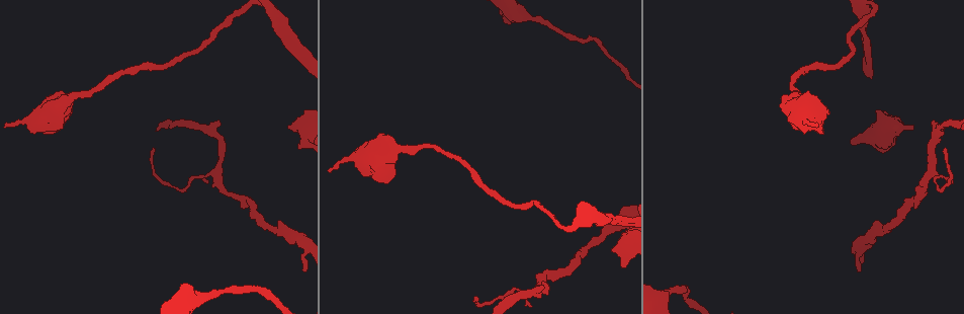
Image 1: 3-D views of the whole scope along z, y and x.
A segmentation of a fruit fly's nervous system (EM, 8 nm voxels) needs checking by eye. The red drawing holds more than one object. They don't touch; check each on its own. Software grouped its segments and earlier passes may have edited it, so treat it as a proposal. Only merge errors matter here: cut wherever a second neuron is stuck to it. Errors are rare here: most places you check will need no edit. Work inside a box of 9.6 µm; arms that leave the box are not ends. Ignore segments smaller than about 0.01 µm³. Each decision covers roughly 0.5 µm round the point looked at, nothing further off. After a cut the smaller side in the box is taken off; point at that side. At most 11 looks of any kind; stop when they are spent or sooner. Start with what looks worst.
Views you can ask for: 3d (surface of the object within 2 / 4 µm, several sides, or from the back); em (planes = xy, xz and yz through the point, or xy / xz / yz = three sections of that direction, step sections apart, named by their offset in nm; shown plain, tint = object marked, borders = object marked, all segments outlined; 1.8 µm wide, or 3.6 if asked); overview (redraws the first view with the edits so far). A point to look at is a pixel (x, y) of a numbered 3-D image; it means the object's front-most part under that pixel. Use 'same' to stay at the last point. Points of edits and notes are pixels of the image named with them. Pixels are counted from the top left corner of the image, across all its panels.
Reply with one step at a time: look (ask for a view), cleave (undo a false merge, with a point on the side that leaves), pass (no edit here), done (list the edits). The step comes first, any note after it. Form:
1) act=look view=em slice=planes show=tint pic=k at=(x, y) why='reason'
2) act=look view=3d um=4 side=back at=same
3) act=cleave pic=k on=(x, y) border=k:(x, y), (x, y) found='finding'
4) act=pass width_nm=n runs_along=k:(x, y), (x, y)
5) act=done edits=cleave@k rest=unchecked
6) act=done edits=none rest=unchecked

act=look view=3d um=4 pic=1 at=(302, 125) why='sudden change in width'

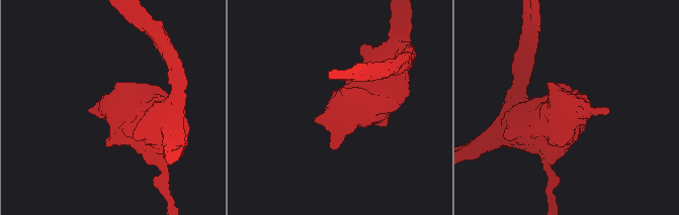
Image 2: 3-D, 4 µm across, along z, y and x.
act=look view=em slice=xz step=8 show=tint pic=2 at=(338, 118)

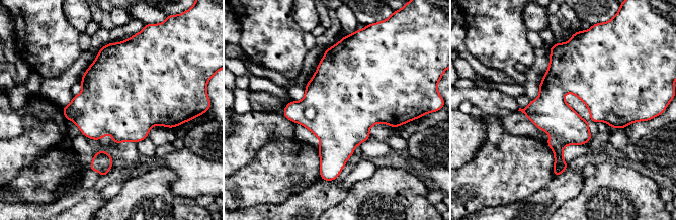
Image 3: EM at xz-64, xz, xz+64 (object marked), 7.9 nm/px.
act=look view=em slice=planes show=borders at=same

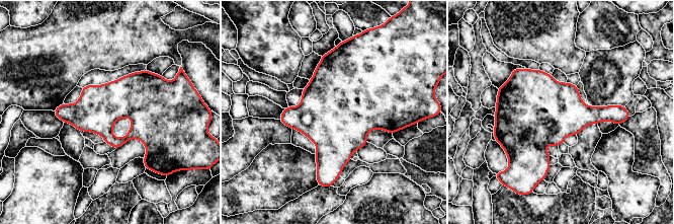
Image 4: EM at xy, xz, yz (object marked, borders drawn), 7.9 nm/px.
act=pass width_nm=340 found='all the same neuron'

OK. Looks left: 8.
act=look view=3d um=4 pic=1 at=(564, 230) why='abrupt turn'

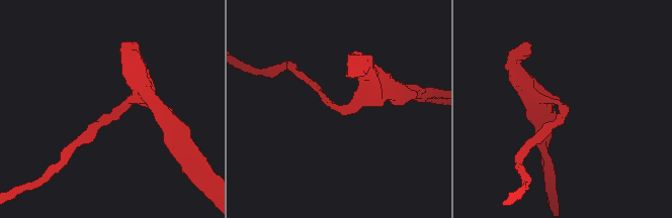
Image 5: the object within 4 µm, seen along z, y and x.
act=look view=em slice=planes show=plain pic=5 at=(564, 121)

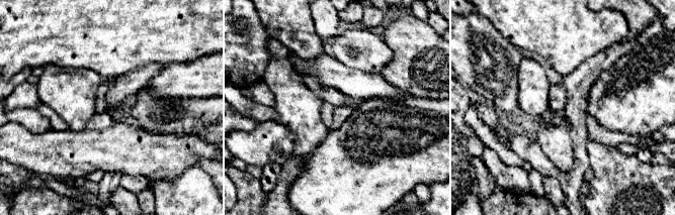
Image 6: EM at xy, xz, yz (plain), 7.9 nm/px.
act=look view=em slice=planes show=tint at=same why='where the object lies'

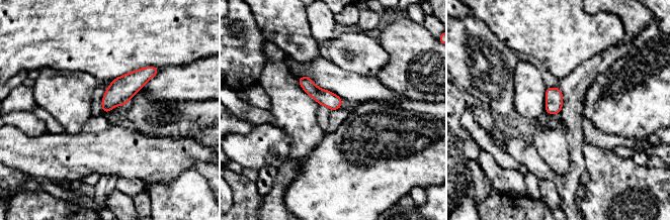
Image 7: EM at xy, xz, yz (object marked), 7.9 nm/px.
act=pass width_nm=120 runs_along=7:(301, 80), (316, 93), (338, 105) found='one neuron here'

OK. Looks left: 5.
act=look view=3d um=4 pic=1 at=(42, 116) why='calibre changes'

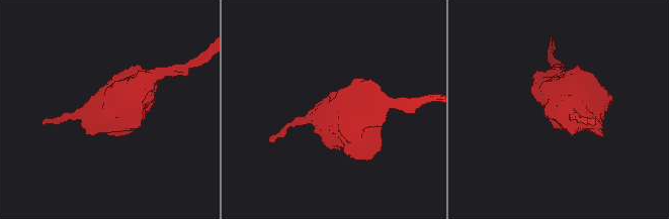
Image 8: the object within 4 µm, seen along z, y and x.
act=look view=em um=3.6 slice=planes show=tint pic=8 at=(108, 110)

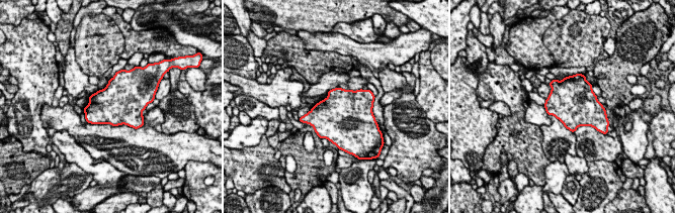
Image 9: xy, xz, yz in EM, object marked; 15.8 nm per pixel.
act=pass found='all the same neuron'

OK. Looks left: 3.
act=look view=3d um=2 pic=1 at=(216, 174) why='three-way junction'

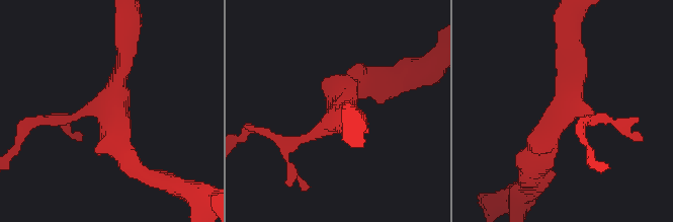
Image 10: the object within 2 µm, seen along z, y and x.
act=look view=em slice=planes show=tint pic=10 at=(113, 115) arms=3 why='shape alone is not enough'

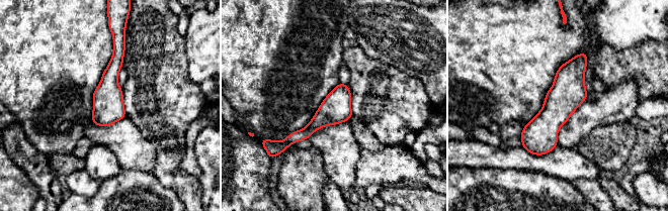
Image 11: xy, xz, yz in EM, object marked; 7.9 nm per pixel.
act=pass width_nm=240 runs_along=11:(583, 56), (531, 150) found='continuous, no second neuron'

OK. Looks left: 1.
act=done edits=none rest=unchecked

